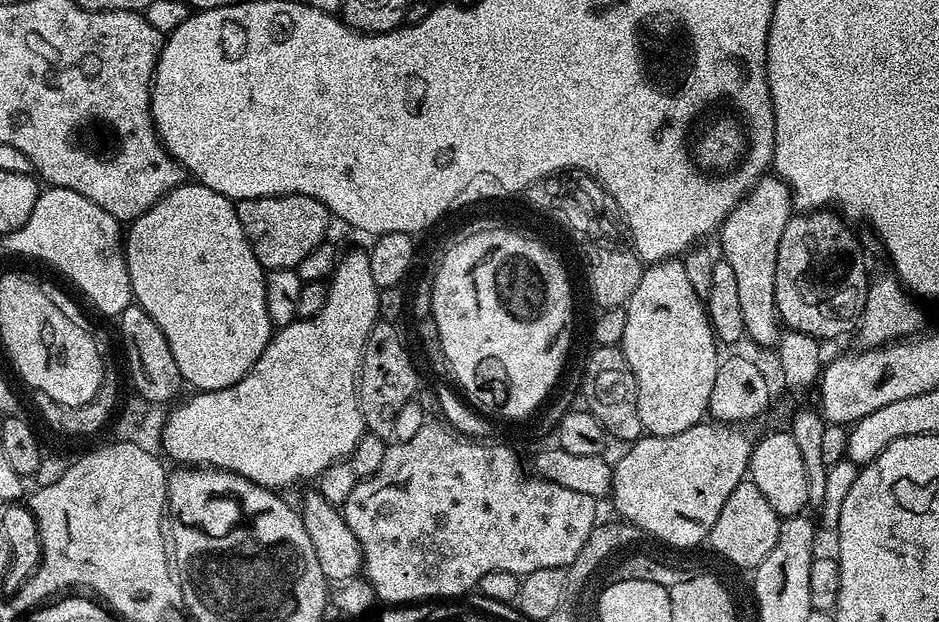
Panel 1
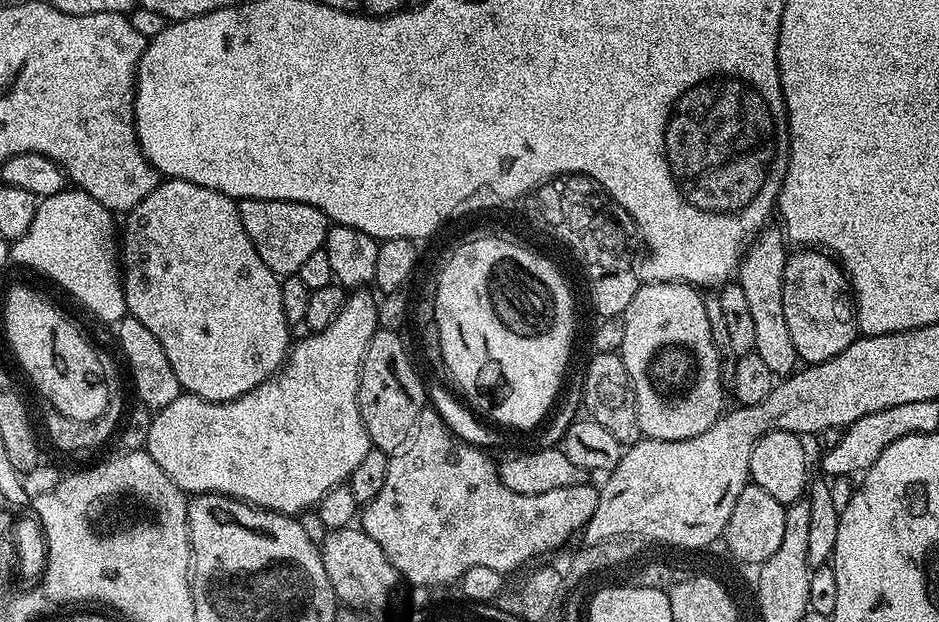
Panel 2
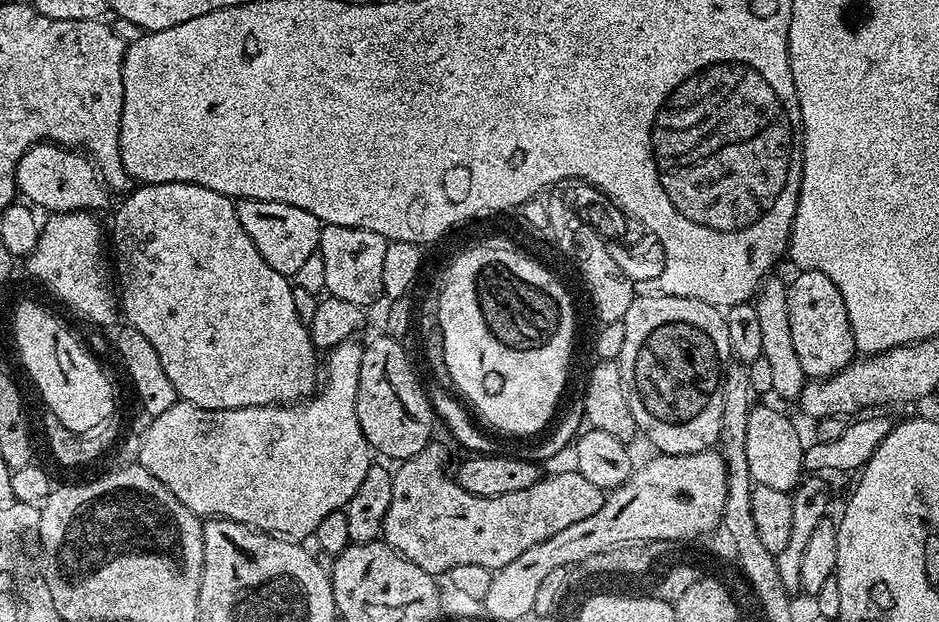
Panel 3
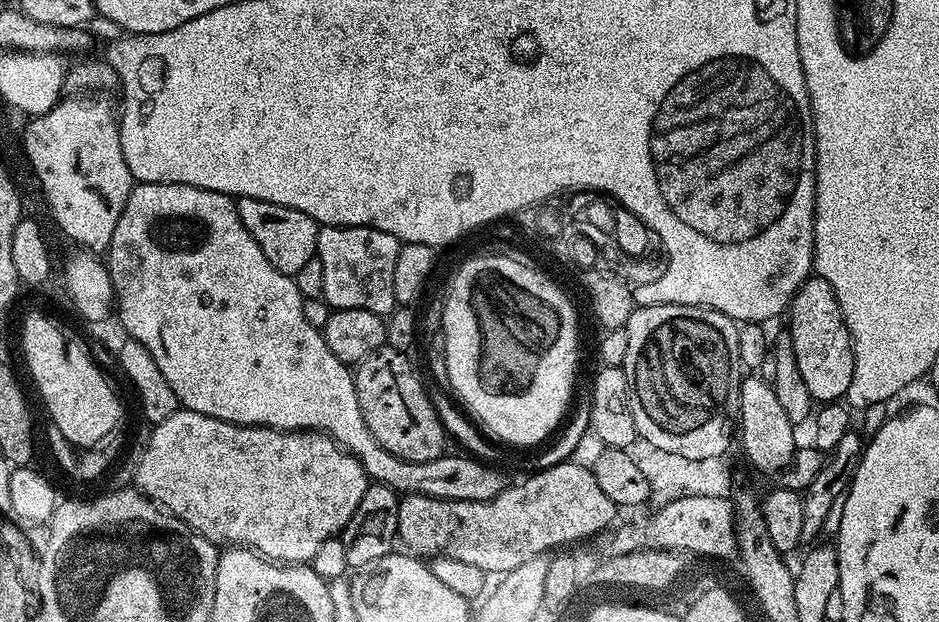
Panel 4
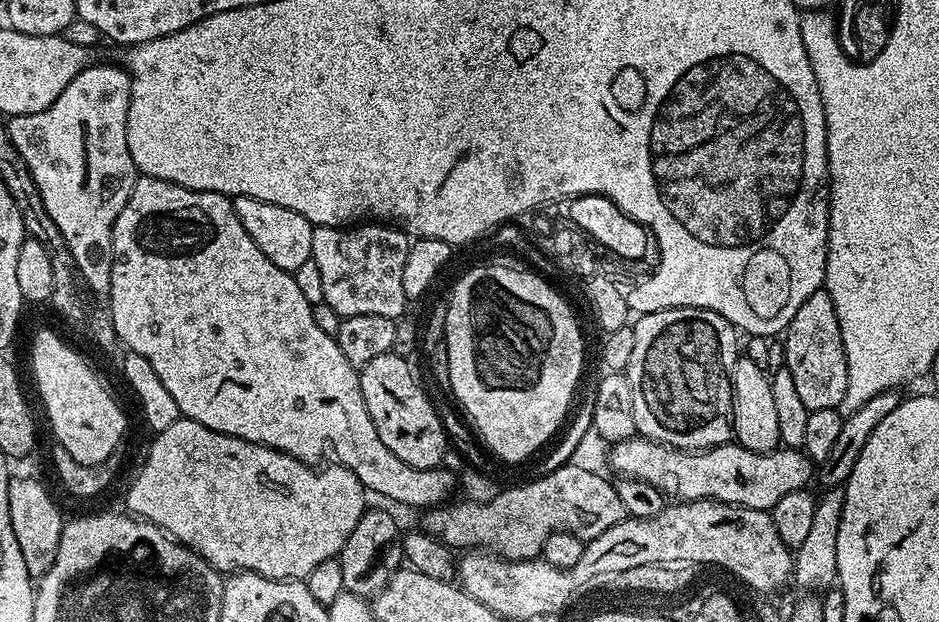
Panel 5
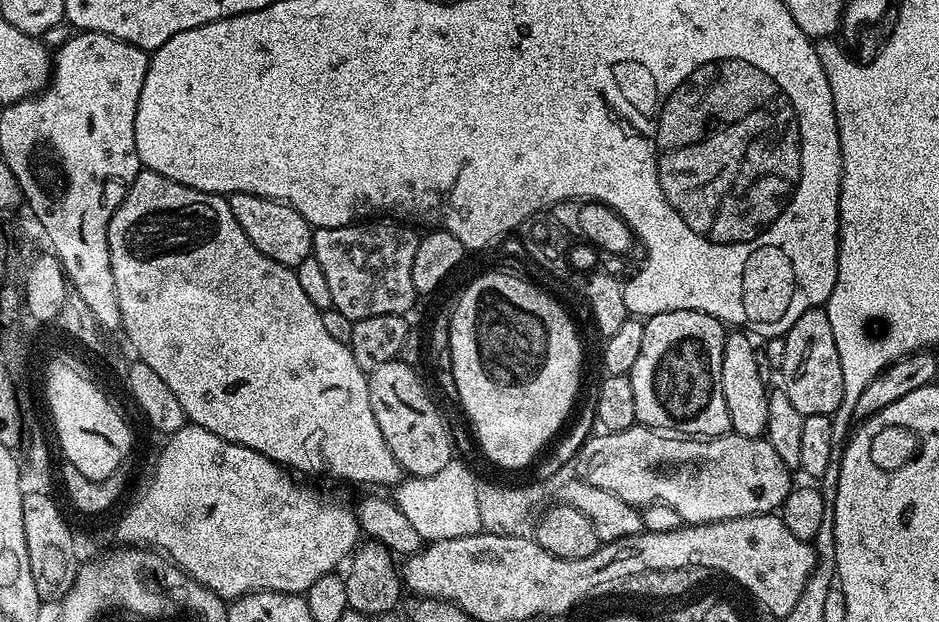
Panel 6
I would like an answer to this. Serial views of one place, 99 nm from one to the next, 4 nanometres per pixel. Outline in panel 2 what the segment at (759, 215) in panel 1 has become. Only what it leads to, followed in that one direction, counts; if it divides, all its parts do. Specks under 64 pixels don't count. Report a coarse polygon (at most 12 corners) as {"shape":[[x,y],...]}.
{"shape":[[765,227],[744,253],[738,282],[754,317],[754,351],[773,377],[798,357],[782,282],[786,237]]}

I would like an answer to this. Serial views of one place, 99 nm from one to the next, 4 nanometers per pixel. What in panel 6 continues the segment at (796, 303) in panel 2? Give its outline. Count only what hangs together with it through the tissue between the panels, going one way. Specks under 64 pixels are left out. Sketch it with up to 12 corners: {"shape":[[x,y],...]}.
{"shape":[[823,307],[782,339],[782,391],[798,414],[832,416],[842,362]]}

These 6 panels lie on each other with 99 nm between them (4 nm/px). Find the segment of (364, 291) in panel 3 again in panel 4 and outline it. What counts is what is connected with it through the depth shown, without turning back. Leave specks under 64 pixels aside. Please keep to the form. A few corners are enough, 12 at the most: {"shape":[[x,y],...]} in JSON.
{"shape":[[326,224],[318,234],[329,309],[398,307],[400,240]]}

